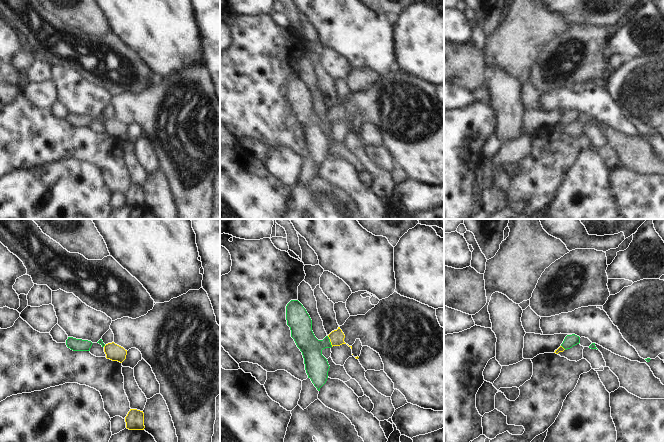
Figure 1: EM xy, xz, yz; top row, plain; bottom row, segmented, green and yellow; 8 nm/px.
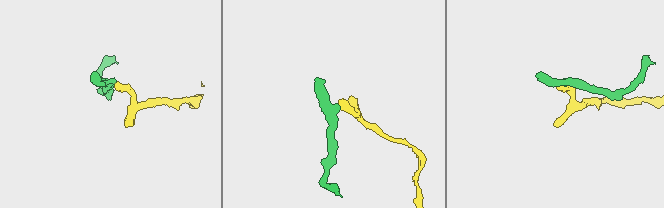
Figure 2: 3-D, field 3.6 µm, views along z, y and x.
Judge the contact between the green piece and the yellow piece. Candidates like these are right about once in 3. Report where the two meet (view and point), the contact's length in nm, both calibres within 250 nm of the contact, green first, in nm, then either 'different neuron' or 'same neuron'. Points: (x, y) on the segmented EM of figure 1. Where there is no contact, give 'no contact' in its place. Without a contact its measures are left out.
meets green in xz at (329, 341); contact 100 nm long; 190 nm thick on the green side, 120 nm on the other; same neuron

